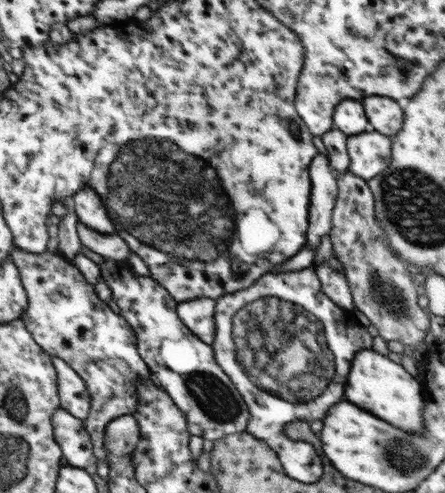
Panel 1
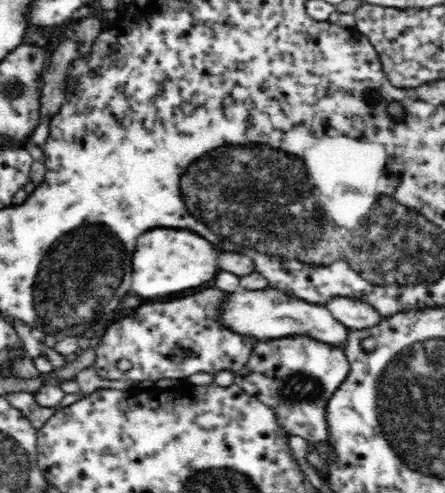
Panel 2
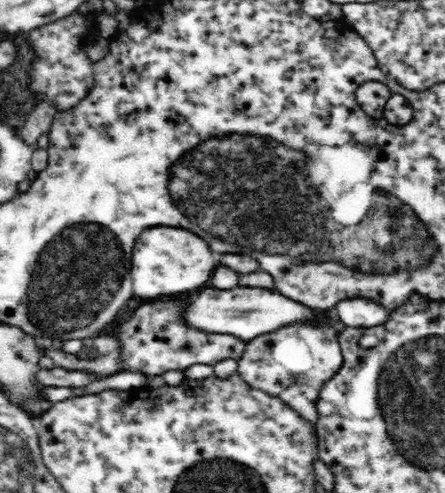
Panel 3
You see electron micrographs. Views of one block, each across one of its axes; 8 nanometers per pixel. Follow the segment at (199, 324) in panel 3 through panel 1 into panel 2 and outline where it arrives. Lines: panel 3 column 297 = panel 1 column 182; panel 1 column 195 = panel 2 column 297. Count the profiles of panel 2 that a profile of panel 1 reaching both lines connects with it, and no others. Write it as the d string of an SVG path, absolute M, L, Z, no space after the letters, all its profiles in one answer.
M266 288L266 290L250 290L246 294L232 294L228 310L220 310L218 322L224 330L234 330L242 336L252 336L258 340L282 340L286 336L312 336L314 340L322 340L322 344L332 344L340 350L346 348L348 342L348 326L338 322L328 308L318 308L316 304L302 302L298 298L290 298L282 290Z

